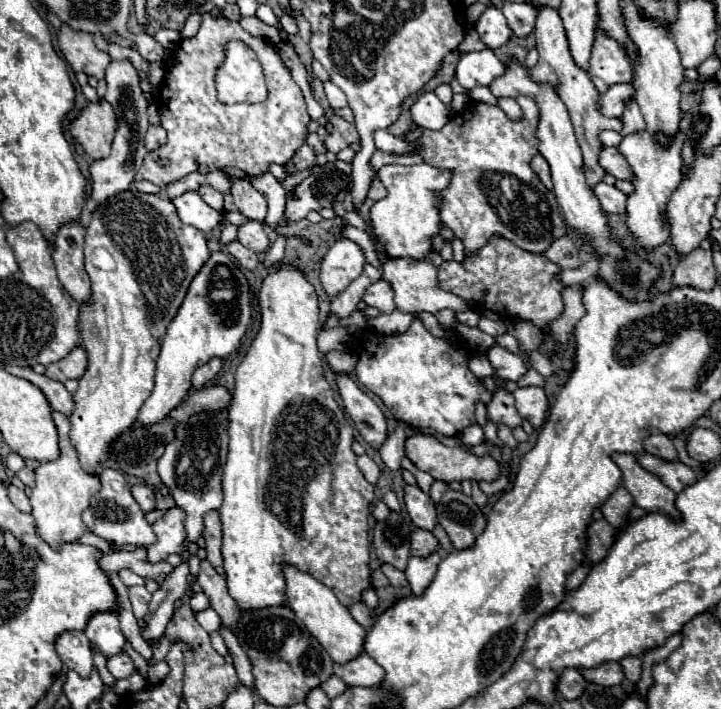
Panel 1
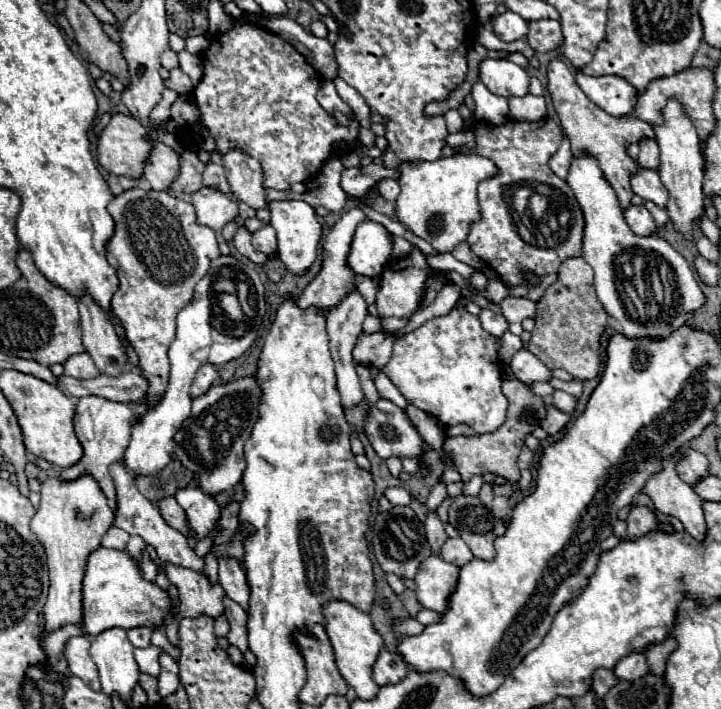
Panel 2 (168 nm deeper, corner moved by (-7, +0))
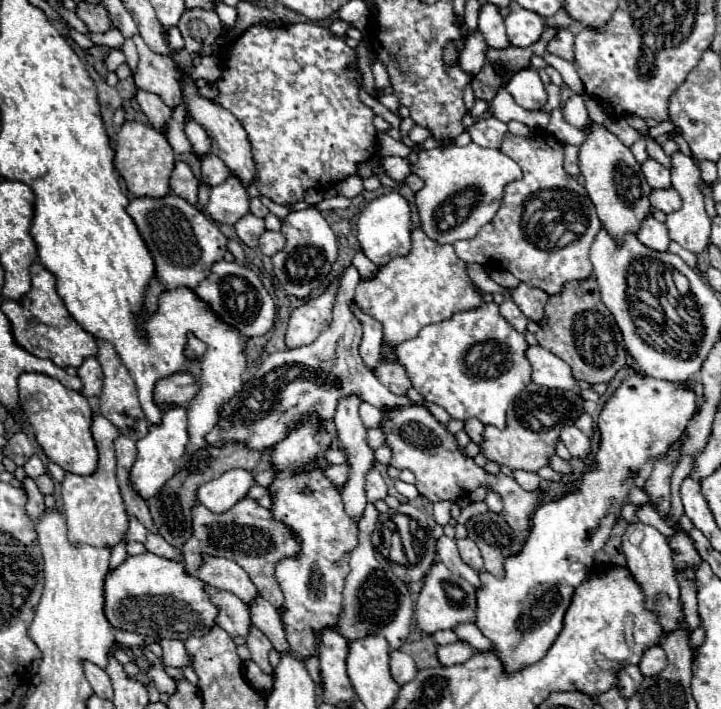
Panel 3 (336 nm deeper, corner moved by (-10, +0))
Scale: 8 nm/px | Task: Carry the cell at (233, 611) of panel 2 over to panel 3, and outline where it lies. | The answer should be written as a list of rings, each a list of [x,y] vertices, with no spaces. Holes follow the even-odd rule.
[[[252,627],[252,631],[248,633],[246,639],[248,639],[248,649],[250,649],[250,653],[252,653],[252,661],[254,661],[264,673],[274,675],[274,667],[272,667],[270,661],[268,661],[268,653],[272,651],[272,643],[268,641],[268,637],[266,637],[260,629]]]

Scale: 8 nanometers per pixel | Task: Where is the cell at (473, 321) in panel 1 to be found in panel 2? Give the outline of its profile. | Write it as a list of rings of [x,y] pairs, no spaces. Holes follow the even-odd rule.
[[[483,309],[483,311],[479,313],[479,321],[481,321],[481,327],[483,327],[487,333],[495,335],[495,337],[501,337],[501,335],[507,331],[507,327],[509,327],[503,315],[497,315],[497,313],[489,311],[489,309]]]

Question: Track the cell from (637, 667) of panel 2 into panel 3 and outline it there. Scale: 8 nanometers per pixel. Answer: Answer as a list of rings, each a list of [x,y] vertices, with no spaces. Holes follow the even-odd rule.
[[[652,645],[644,651],[642,655],[642,661],[640,661],[640,671],[646,675],[646,677],[652,677],[652,675],[658,675],[664,667],[668,665],[668,659],[666,659],[666,653],[660,645]]]

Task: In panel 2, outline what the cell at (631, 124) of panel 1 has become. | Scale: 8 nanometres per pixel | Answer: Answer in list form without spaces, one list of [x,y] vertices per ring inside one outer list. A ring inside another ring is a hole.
[[[649,137],[639,139],[639,159],[637,159],[637,163],[641,167],[647,167],[647,169],[659,167],[659,147],[653,139],[649,139]]]

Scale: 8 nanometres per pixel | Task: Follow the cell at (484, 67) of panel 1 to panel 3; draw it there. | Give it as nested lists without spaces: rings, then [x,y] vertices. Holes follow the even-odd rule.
[[[524,69],[524,71],[518,71],[516,75],[512,75],[510,83],[506,85],[506,91],[524,109],[542,109],[548,101],[544,83],[534,69]]]

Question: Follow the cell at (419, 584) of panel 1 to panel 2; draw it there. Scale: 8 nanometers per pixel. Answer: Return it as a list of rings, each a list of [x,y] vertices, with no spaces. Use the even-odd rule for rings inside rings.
[[[437,555],[427,557],[415,575],[415,593],[425,609],[443,613],[447,609],[447,597],[455,589],[459,569],[452,563],[439,559]]]

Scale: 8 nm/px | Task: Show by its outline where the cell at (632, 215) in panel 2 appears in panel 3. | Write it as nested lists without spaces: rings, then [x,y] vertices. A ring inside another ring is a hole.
[[[648,217],[644,223],[642,223],[642,229],[638,233],[638,241],[642,245],[646,245],[648,249],[654,249],[654,251],[668,251],[668,233],[666,233],[666,225],[656,221],[654,217]]]

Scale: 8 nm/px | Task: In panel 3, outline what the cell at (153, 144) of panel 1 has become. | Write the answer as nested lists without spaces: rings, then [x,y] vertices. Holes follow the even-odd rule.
[[[176,161],[176,167],[170,177],[170,189],[174,195],[186,199],[192,205],[198,201],[198,179],[184,161]]]

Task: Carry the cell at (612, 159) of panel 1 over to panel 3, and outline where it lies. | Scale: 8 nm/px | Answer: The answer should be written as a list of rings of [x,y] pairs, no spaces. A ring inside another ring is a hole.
[[[656,189],[650,195],[650,203],[654,209],[660,209],[662,213],[674,213],[682,207],[682,199],[678,197],[676,189]]]

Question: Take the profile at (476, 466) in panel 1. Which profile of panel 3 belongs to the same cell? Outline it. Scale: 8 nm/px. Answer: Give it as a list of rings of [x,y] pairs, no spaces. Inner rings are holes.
[[[530,383],[520,397],[516,397],[508,409],[508,425],[498,431],[496,427],[486,427],[484,443],[480,445],[482,453],[500,465],[508,465],[512,471],[538,471],[540,467],[550,463],[550,457],[556,453],[556,445],[560,441],[560,431],[566,425],[572,425],[576,417],[584,413],[584,399],[580,397],[580,389],[560,391],[540,387]],[[542,411],[542,413],[540,413]],[[548,411],[548,413],[544,413]]]

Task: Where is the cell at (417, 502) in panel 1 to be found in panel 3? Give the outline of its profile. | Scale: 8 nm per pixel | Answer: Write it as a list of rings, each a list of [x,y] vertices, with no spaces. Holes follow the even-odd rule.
[[[442,537],[442,539],[438,541],[436,549],[438,549],[438,557],[440,557],[440,561],[442,561],[454,575],[464,577],[464,579],[466,579],[468,583],[472,583],[474,587],[482,585],[482,581],[480,581],[480,573],[462,561],[462,557],[460,557],[460,553],[458,553],[458,547],[456,547],[454,539]]]

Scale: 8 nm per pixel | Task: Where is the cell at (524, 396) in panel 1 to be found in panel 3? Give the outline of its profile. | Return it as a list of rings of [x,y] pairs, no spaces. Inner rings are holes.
[[[574,425],[564,427],[560,441],[566,445],[566,449],[572,453],[576,459],[588,459],[590,457],[590,439]]]

